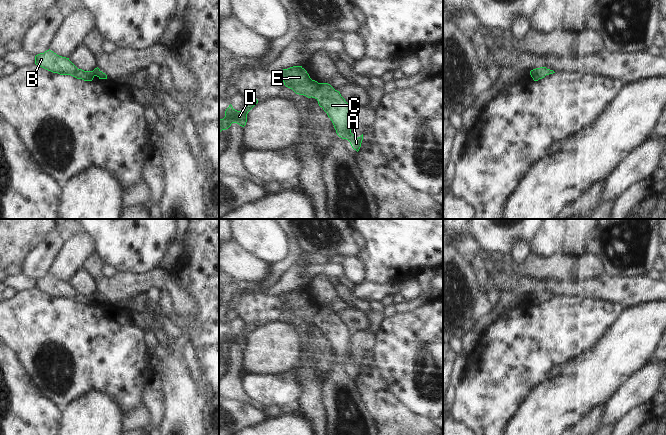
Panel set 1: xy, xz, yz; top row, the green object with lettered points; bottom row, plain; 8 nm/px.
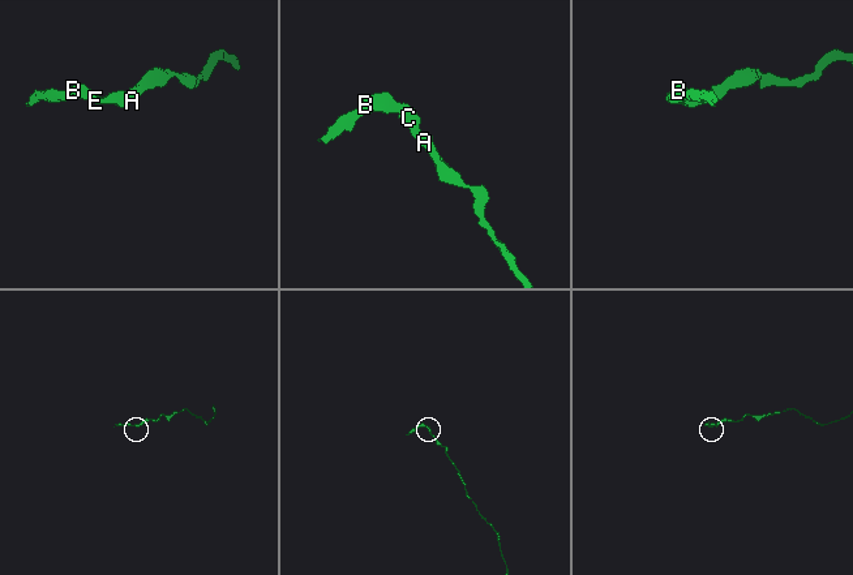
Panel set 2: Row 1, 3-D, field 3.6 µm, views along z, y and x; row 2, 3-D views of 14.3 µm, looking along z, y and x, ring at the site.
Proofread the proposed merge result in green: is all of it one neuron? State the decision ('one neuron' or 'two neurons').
one neuron

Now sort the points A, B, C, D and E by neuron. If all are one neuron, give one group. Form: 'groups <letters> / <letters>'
groups A B C D E

